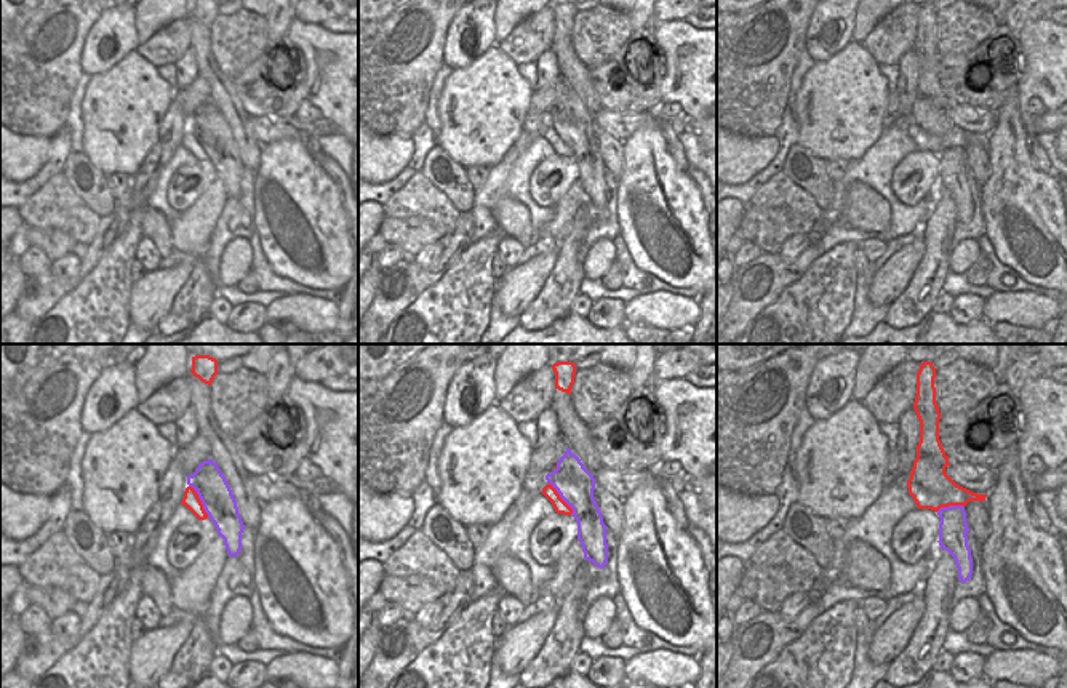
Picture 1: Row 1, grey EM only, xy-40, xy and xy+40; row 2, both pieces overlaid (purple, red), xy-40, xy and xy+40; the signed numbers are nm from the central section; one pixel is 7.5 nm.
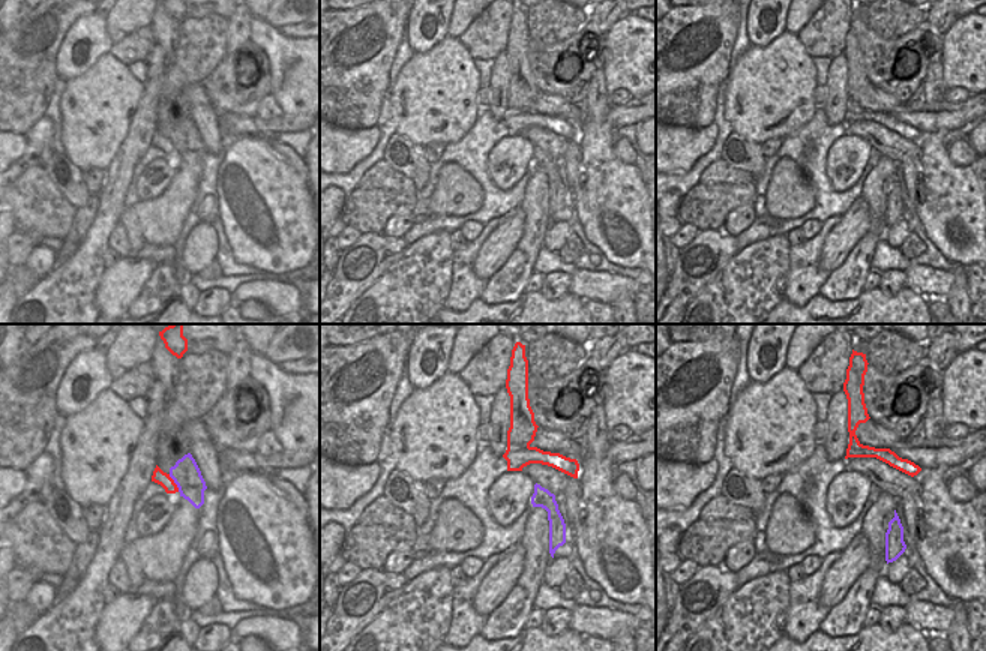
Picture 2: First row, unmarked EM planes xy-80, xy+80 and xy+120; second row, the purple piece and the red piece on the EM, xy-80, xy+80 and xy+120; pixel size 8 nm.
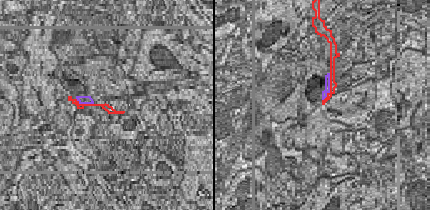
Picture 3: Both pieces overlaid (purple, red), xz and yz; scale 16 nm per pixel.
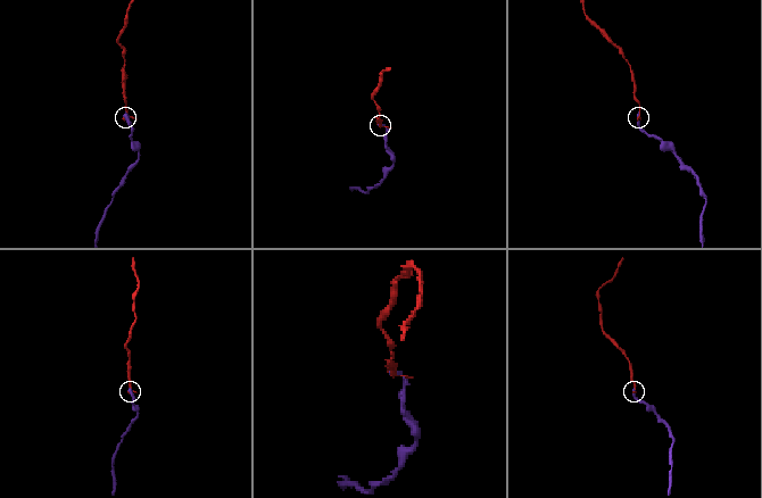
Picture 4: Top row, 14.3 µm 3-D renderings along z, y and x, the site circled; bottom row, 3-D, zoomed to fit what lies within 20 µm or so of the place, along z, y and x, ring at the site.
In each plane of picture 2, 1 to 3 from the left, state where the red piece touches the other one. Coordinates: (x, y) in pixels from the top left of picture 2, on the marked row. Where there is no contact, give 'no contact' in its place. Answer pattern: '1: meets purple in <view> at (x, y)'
1: meets purple in xy-80 at (174, 482)
2: no contact
3: no contact

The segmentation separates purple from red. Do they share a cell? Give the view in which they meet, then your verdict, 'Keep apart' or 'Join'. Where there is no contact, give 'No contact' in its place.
Touches purple in xy-40. Join

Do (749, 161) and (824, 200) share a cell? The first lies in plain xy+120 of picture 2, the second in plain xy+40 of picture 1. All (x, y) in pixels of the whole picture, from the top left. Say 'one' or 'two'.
one

